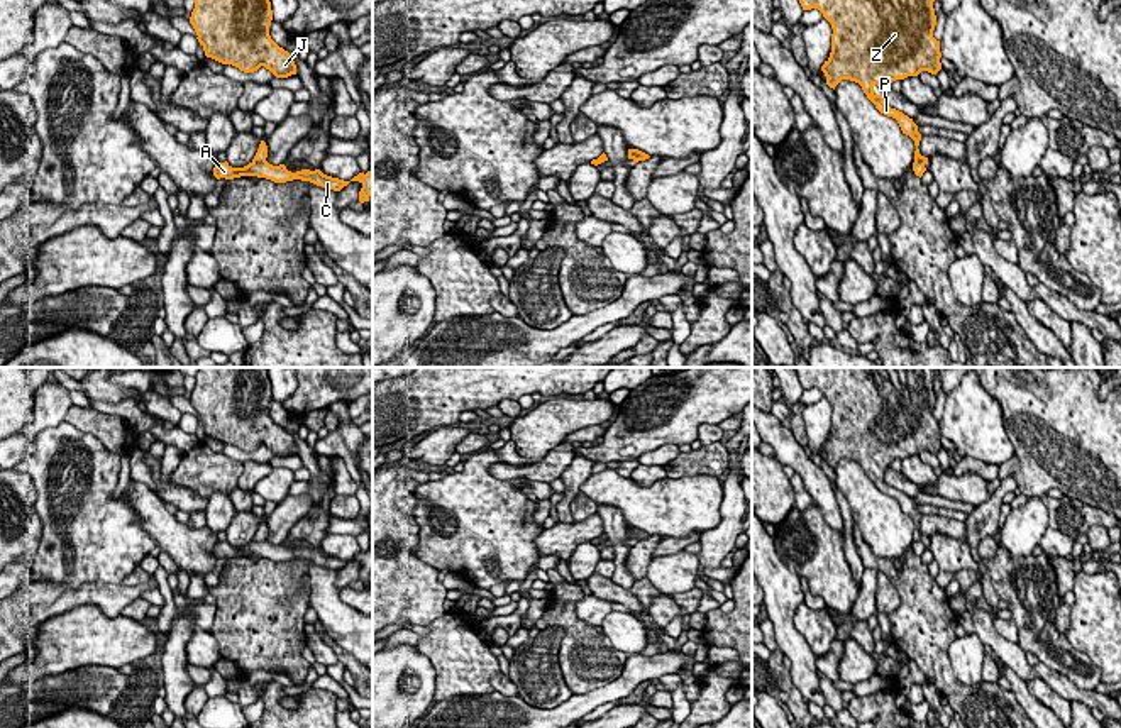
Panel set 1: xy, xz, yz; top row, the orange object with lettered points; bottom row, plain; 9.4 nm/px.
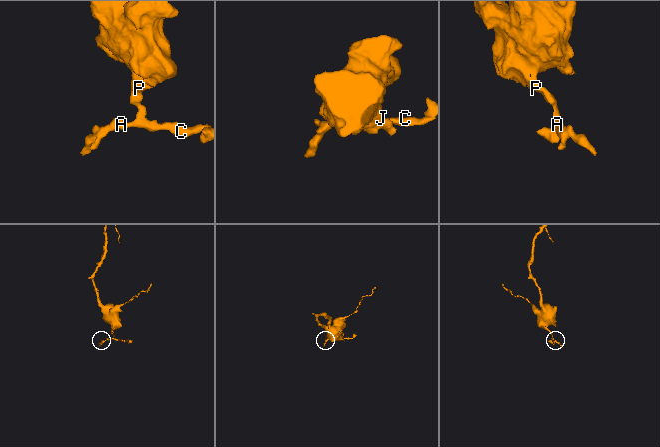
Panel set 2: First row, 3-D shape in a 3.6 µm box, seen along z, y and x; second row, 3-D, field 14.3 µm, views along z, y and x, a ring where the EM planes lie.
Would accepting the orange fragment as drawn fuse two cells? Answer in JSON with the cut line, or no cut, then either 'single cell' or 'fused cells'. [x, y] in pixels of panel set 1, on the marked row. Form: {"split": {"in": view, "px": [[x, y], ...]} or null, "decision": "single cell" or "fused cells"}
{"split": {"in": "xy", "px": [[265, 159], [253, 163]]}, "decision": "fused cells"}

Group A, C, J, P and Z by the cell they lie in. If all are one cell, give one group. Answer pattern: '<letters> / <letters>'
A C / J P Z

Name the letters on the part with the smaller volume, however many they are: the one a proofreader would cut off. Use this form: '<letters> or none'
A, C

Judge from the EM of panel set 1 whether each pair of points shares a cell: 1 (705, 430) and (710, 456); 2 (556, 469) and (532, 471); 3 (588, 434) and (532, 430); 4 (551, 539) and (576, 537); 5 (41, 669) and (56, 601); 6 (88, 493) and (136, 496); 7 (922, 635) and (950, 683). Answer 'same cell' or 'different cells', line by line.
1: different cells
2: same cell
3: different cells
4: same cell
5: different cells
6: different cells
7: same cell

